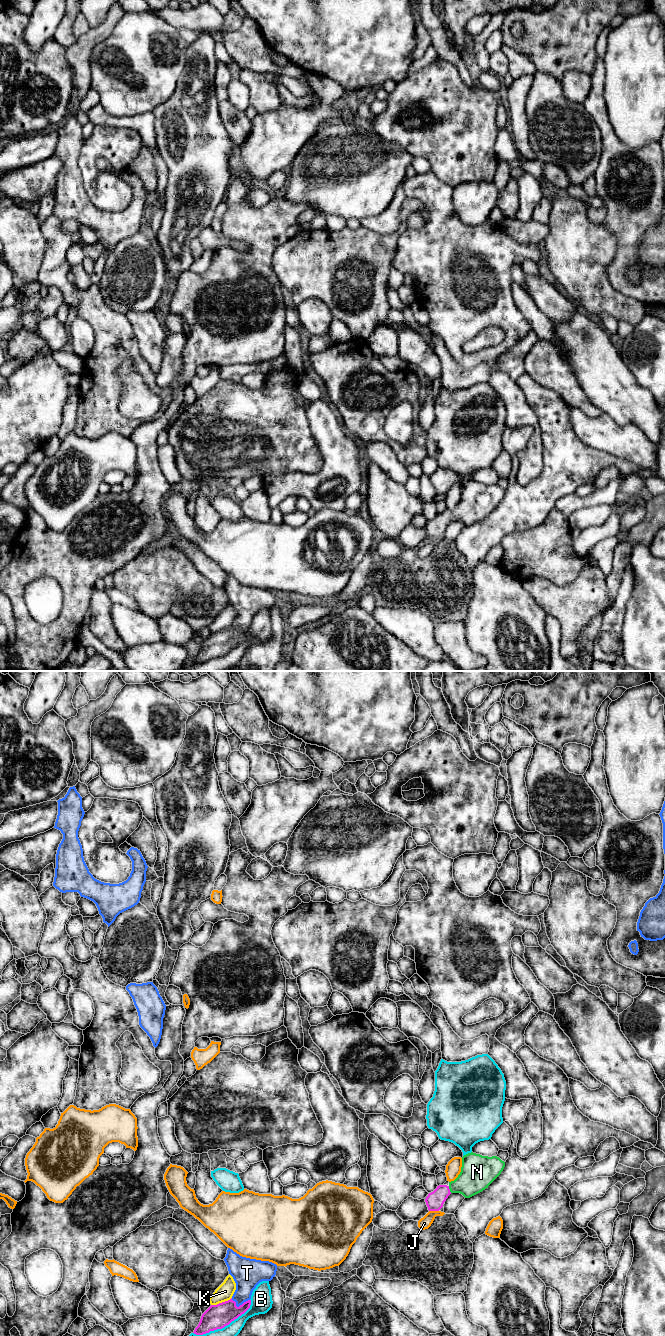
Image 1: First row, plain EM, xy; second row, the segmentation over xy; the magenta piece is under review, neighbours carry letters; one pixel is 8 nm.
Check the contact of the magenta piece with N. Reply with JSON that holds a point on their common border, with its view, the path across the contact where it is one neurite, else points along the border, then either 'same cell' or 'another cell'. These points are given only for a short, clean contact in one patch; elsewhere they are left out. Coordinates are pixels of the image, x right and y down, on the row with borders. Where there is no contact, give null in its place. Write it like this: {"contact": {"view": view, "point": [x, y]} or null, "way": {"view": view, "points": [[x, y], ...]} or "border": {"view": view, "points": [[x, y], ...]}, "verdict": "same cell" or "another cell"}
{"contact": {"view": "xy", "point": [449, 1189]}, "way": {"view": "xy", "points": [[435, 1200], [444, 1191], [449, 1189], [466, 1184], [476, 1174]]}, "verdict": "same cell"}

